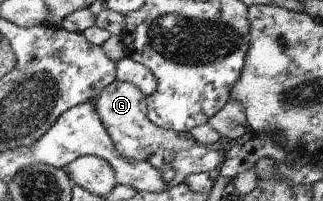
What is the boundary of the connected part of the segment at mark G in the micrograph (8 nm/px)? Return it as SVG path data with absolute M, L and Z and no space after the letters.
M115 80L110 83L96 99L97 113L112 139L115 149L131 161L147 161L155 151L185 150L196 144L189 132L179 133L155 125L147 117L147 101L143 92L131 83Z

